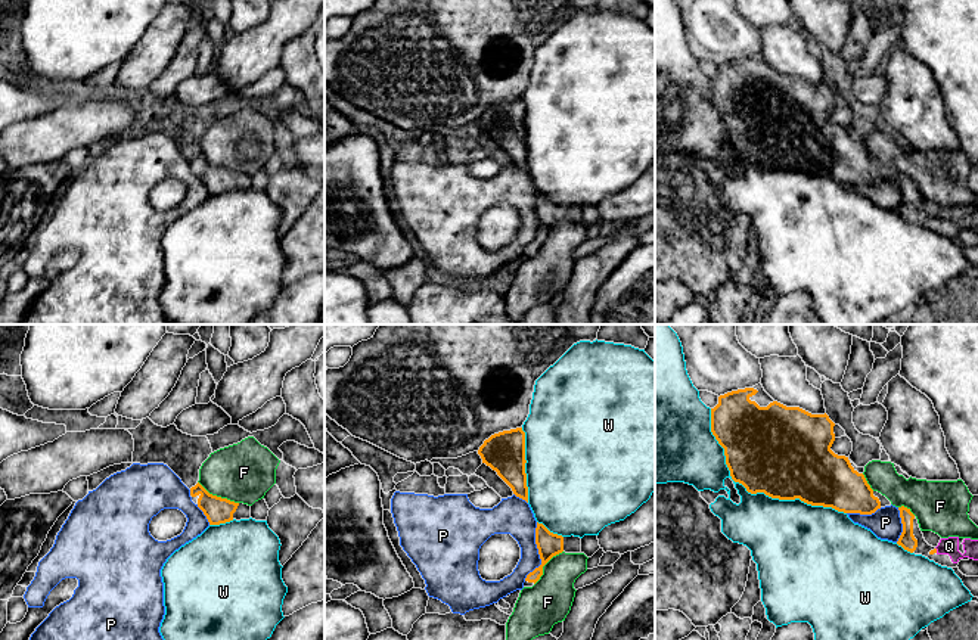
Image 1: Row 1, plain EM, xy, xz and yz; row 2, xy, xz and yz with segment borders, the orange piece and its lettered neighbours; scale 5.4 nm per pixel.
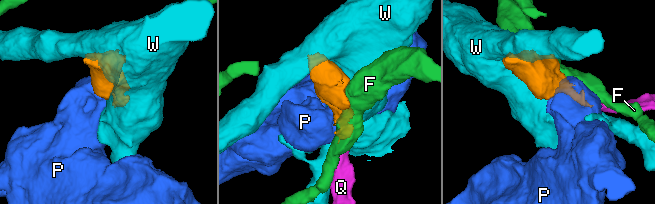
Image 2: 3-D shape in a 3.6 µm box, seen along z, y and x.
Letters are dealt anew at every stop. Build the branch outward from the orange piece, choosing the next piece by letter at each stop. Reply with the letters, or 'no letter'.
Q

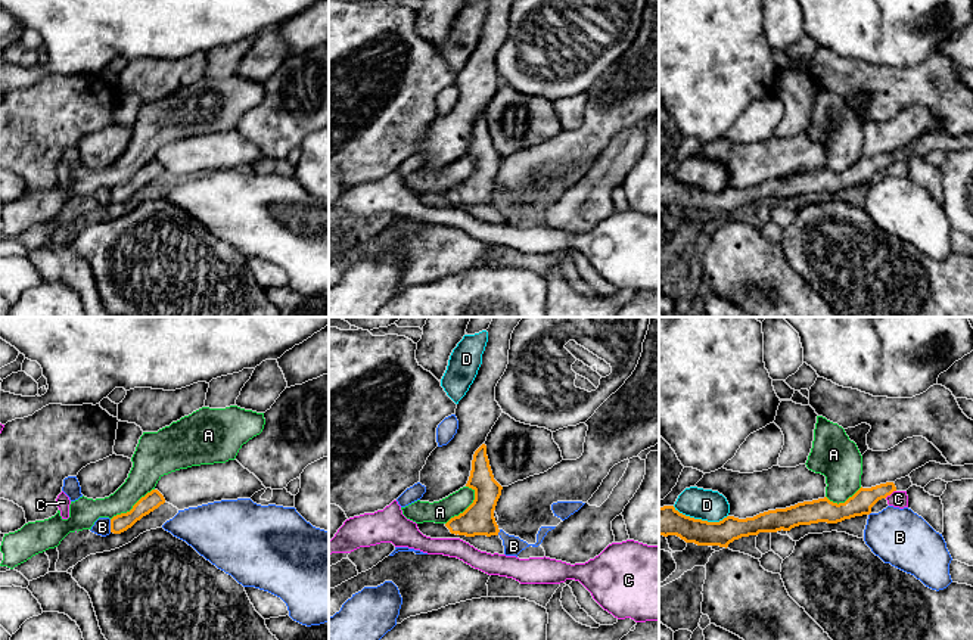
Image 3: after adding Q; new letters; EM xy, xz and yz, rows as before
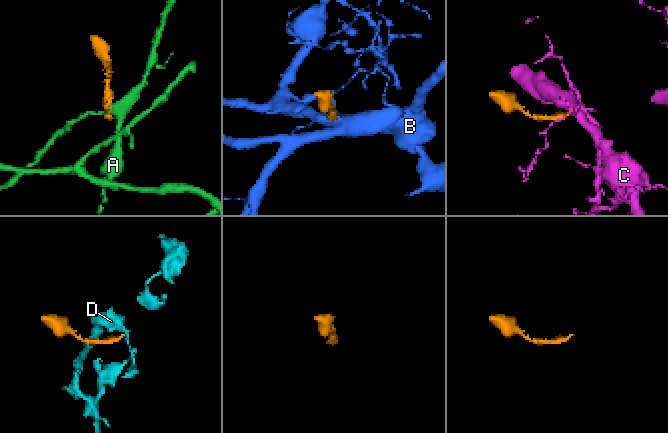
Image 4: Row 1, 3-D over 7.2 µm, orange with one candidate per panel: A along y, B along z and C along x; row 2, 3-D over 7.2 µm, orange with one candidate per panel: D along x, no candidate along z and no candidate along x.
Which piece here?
no letter

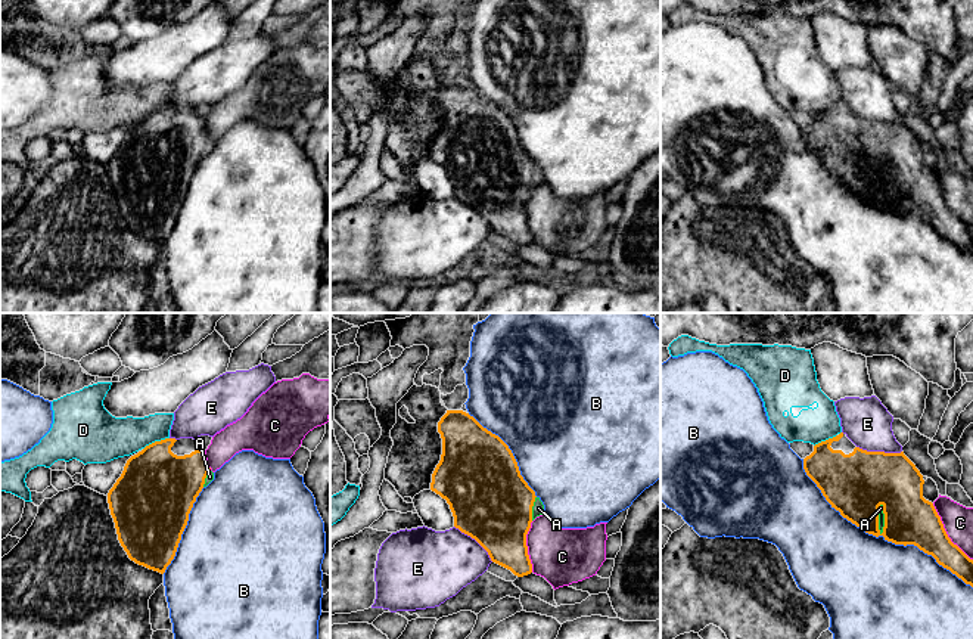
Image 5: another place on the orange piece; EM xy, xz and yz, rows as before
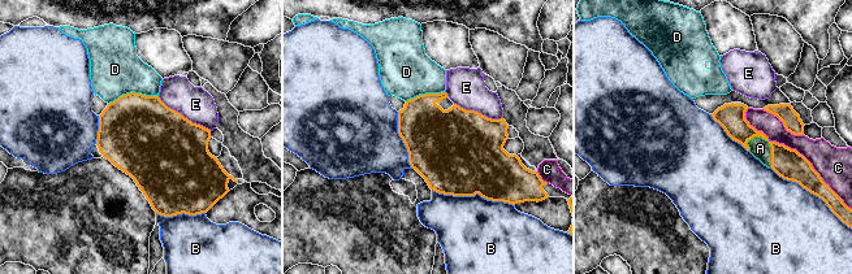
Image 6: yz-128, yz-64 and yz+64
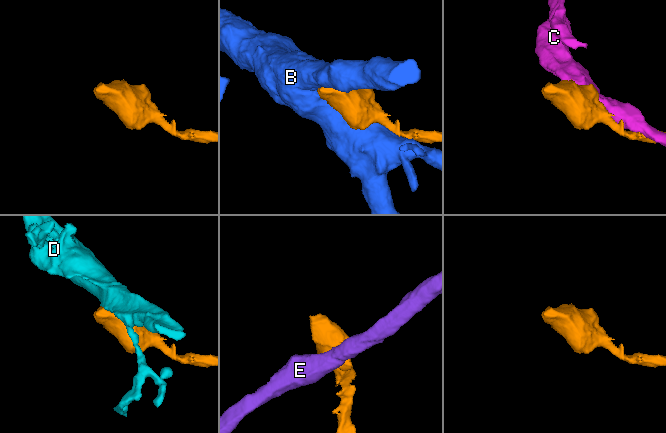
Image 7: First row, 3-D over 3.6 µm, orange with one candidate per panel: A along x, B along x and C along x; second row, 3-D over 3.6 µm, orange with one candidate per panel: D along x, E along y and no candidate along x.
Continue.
A

